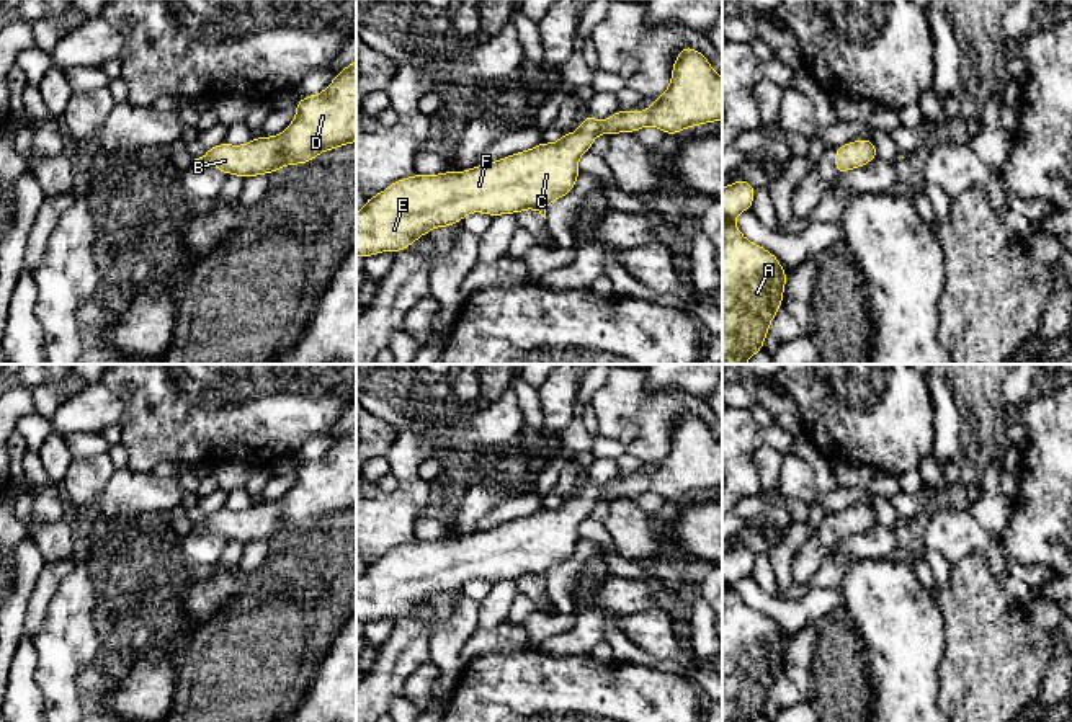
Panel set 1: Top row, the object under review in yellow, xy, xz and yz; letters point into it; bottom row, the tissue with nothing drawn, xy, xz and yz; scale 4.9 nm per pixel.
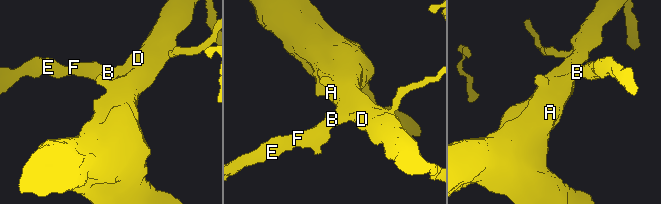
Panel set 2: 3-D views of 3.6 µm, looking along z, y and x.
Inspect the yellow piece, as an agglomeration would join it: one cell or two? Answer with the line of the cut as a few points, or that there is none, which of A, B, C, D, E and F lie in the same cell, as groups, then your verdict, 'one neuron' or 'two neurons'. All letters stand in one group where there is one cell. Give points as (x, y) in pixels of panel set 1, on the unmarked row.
cut none; groups A B C D E F; one neuron

